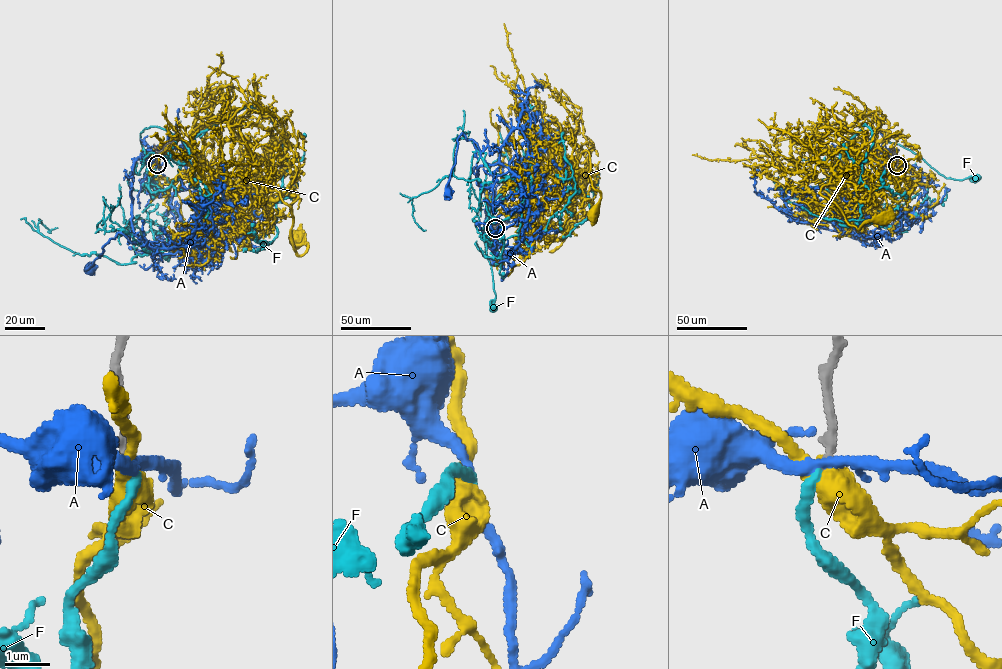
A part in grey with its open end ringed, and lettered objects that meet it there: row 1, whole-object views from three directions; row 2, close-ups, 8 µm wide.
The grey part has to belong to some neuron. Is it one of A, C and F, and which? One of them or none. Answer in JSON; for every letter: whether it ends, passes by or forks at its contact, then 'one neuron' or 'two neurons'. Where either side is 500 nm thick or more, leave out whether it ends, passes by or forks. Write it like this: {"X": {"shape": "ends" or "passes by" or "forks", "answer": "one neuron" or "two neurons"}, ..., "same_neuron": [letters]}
{"A": {"shape": "passes by", "answer": "two neurons"}, "C": {"shape": "passes by", "answer": "two neurons"}, "F": {"shape": "ends", "answer": "one neuron"}, "same_neuron": ["F"]}

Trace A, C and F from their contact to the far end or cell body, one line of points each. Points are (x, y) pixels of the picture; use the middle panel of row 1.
A: (495, 228), (487, 223), (486, 193), (477, 177), (477, 169), (487, 164), (477, 144), (462, 133), (449, 192)
C: (495, 228), (514, 189), (548, 164), (572, 167), (585, 151), (601, 196), (592, 217)
F: (495, 228), (488, 219), (488, 209), (517, 170), (494, 197), (484, 222), (486, 257), (495, 294), (492, 308)

